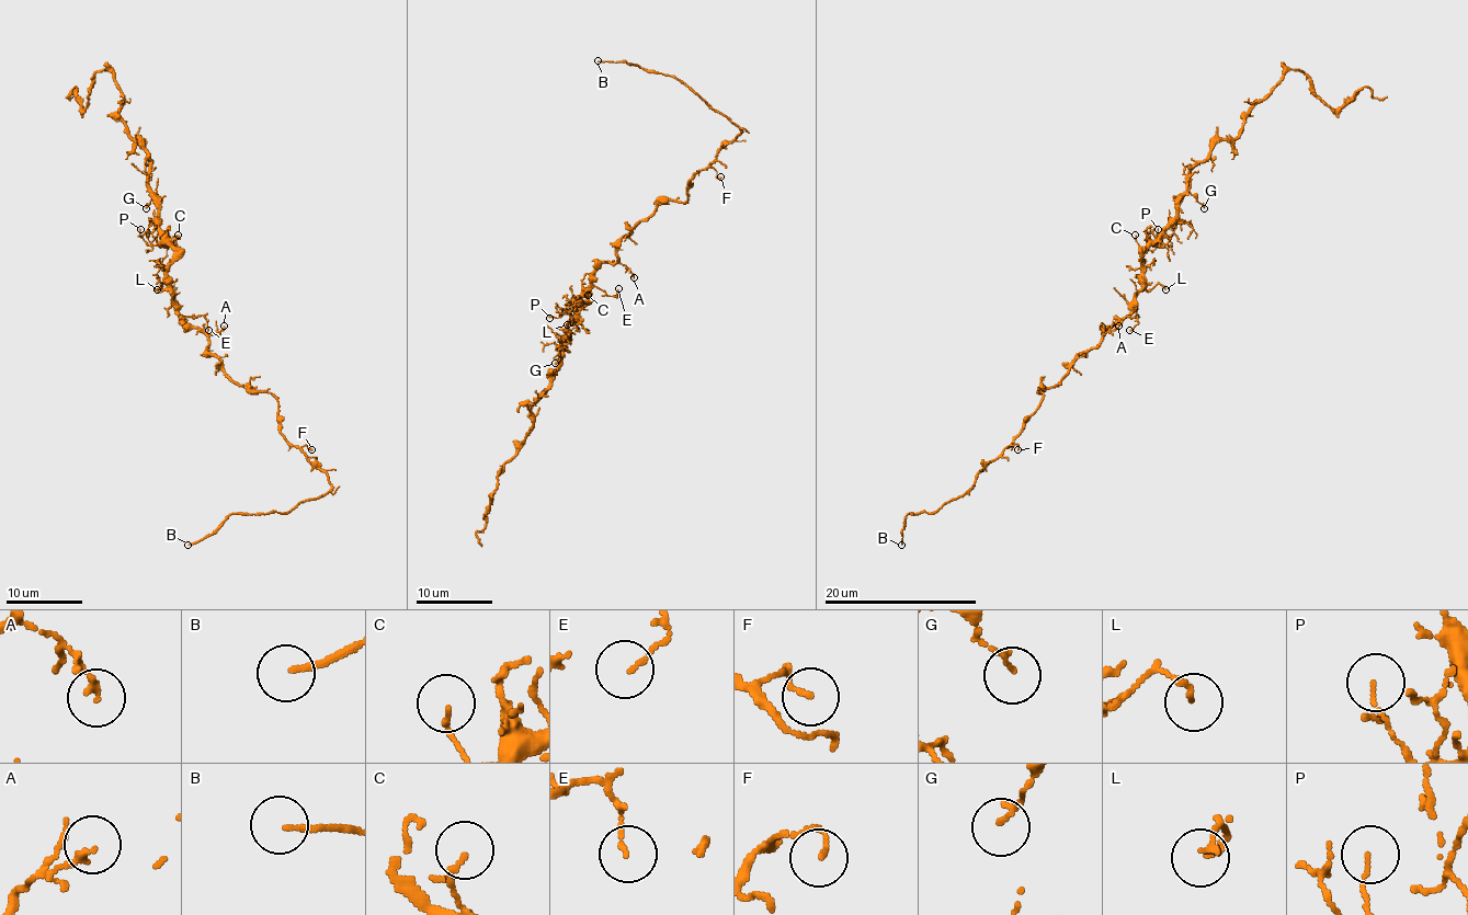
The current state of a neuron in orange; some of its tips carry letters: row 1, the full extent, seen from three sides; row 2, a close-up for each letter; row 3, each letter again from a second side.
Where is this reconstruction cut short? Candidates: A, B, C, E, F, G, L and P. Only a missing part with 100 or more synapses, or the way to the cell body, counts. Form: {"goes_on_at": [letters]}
{"goes_on_at": ["B"]}

